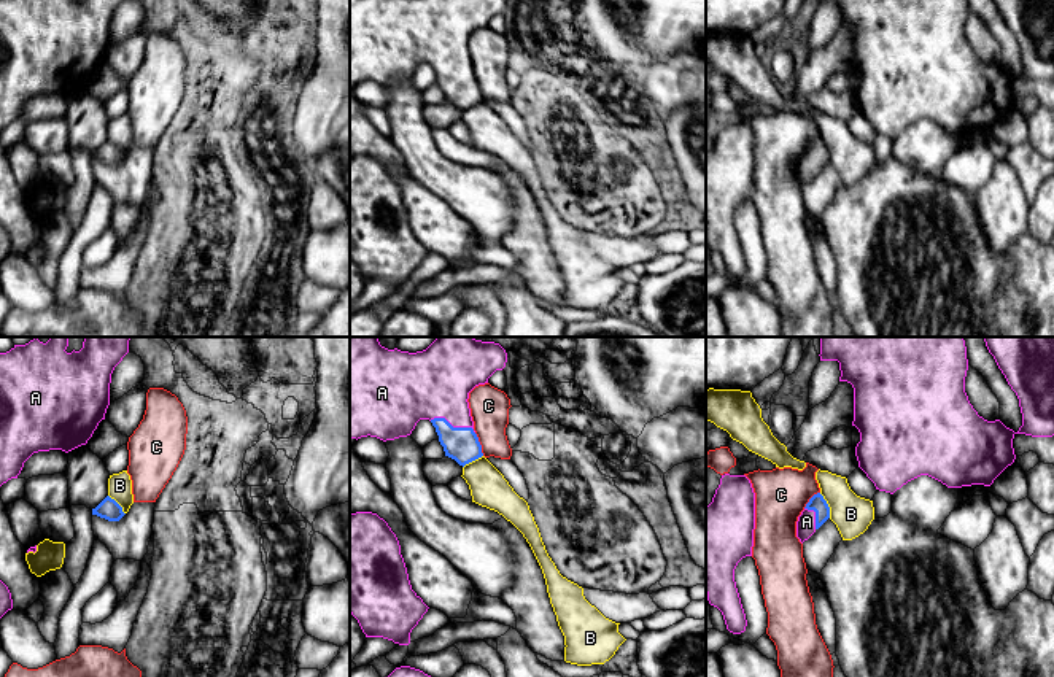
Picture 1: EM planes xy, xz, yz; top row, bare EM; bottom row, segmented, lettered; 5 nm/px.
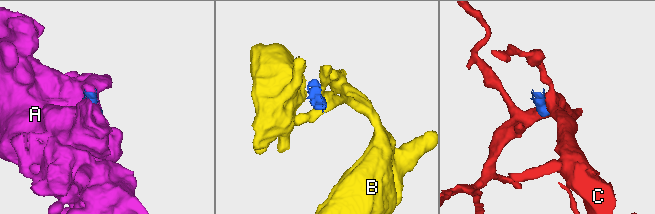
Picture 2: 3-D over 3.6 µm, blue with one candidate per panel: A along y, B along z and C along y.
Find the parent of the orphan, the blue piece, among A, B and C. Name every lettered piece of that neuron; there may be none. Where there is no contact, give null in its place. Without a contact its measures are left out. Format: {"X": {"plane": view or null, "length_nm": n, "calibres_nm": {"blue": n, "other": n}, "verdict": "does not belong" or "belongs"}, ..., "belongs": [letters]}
{"A": {"plane": "xz", "length_nm": 240, "calibres_nm": {"blue": 180, "other": 320}, "verdict": "belongs"}, "B": {"plane": "yz", "length_nm": 140, "calibres_nm": {"blue": 80, "other": 200}, "verdict": "does not belong"}, "C": {"plane": "xz", "length_nm": 130, "calibres_nm": {"blue": 180, "other": 190}, "verdict": "does not belong"}, "belongs": ["A"]}

